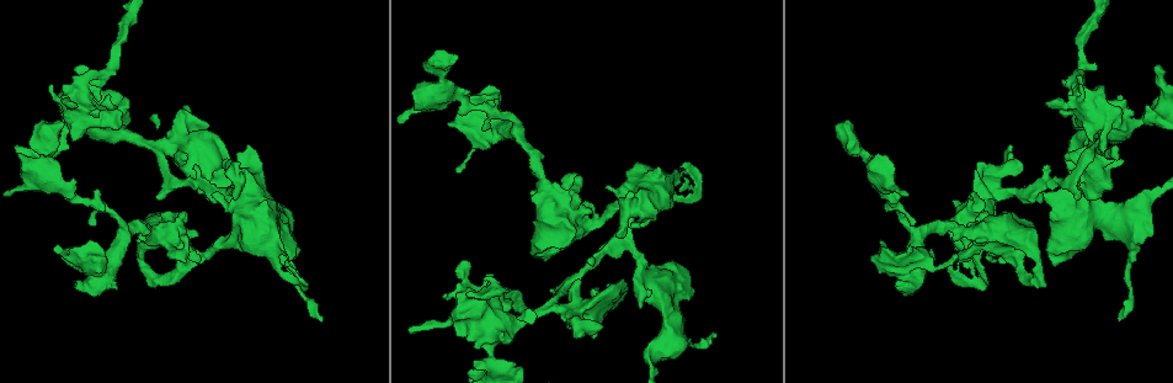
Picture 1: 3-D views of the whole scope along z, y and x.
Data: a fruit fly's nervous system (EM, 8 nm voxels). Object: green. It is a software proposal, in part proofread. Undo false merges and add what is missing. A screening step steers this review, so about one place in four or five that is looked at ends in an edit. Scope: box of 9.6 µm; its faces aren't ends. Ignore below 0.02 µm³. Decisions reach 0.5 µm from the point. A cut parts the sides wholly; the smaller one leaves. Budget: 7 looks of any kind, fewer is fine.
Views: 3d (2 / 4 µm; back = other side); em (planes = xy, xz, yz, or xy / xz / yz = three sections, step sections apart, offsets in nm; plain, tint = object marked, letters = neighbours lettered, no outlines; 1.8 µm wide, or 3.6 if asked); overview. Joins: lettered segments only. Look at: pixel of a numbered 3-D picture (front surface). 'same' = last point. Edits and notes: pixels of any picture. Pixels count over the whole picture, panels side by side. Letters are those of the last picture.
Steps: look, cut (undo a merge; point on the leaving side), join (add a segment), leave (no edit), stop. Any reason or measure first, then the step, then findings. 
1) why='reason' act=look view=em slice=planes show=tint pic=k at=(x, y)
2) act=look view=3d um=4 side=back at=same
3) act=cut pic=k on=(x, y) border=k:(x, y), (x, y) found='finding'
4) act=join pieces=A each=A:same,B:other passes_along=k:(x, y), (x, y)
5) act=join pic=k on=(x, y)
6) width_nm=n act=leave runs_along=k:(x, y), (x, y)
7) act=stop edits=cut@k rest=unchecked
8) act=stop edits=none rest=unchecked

why='thick turns thin' act=look view=em slice=planes show=letters pic=1 at=(1135, 256)

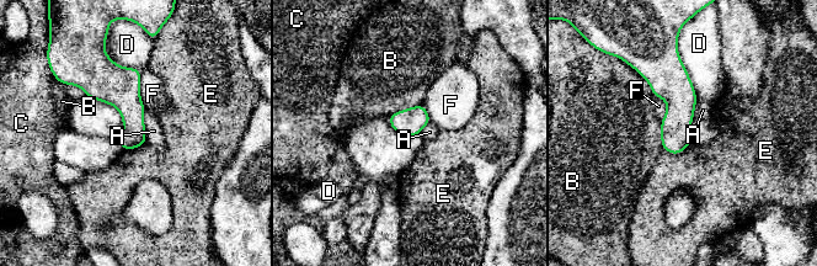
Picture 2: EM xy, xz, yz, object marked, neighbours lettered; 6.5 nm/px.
width_nm=160 act=leave each=A:other,B:other,C:other,D:other,E:other,F:other border=2:(144, 108), (144, 132), (148, 141) found='all the same cell'

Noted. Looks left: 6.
why='looks like a crossing' act=look view=em slice=xy step=4 show=tint pic=1 at=(542, 315)

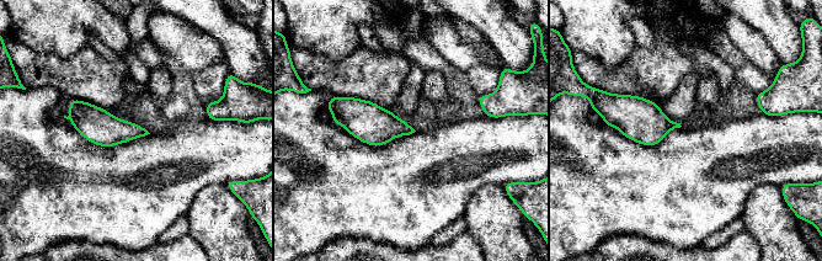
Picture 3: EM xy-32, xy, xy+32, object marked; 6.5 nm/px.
act=look view=em slice=planes show=tint at=same

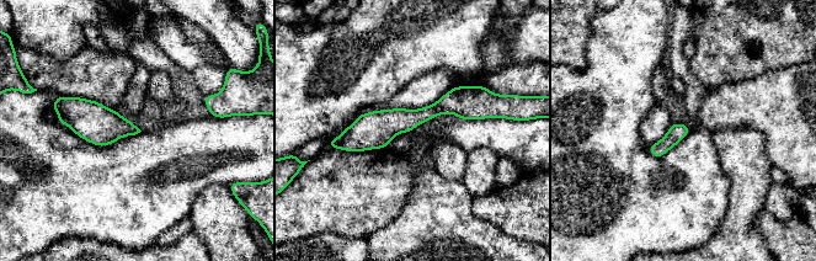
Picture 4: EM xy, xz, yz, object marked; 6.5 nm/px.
why='see the neighbours' act=look view=em slice=planes show=letters at=same

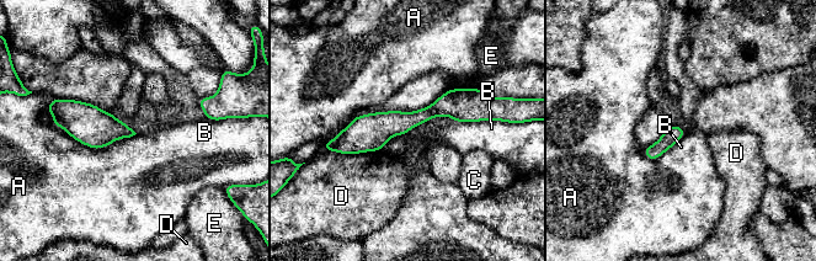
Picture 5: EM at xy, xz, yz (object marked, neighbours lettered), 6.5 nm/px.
act=leave each=A:other,B:other,C:other,D:other,E:other border=5:(492, 120), (454, 122) found='continuous, no second cell'

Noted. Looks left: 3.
why='thick turns thin' act=look view=em um=3.6 slice=planes show=plain pic=1 at=(487, 295)

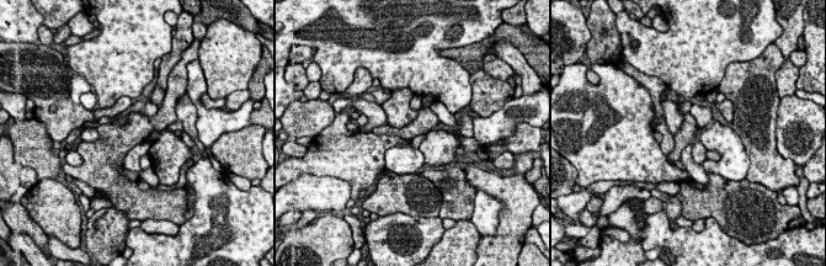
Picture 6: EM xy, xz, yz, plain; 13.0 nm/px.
act=look view=em um=3.6 slice=planes show=letters at=same

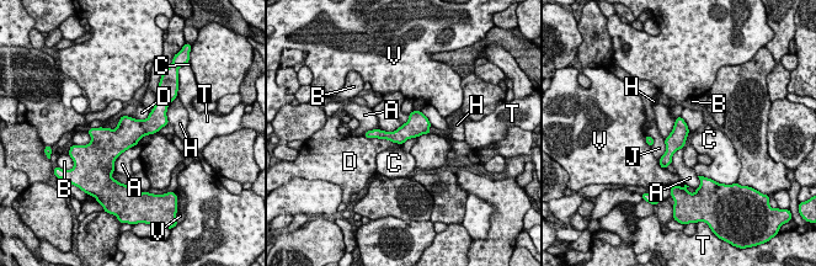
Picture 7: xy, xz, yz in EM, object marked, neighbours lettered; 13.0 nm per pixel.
width_nm=240 act=leave each=A:other,B:other,C:other,D:other,H:other,J:other,T:other,V:other runs_along=7:(427, 124), (401, 134), (368, 134) found='all the same cell'

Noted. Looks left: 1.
act=stop edits=none rest=unchecked

